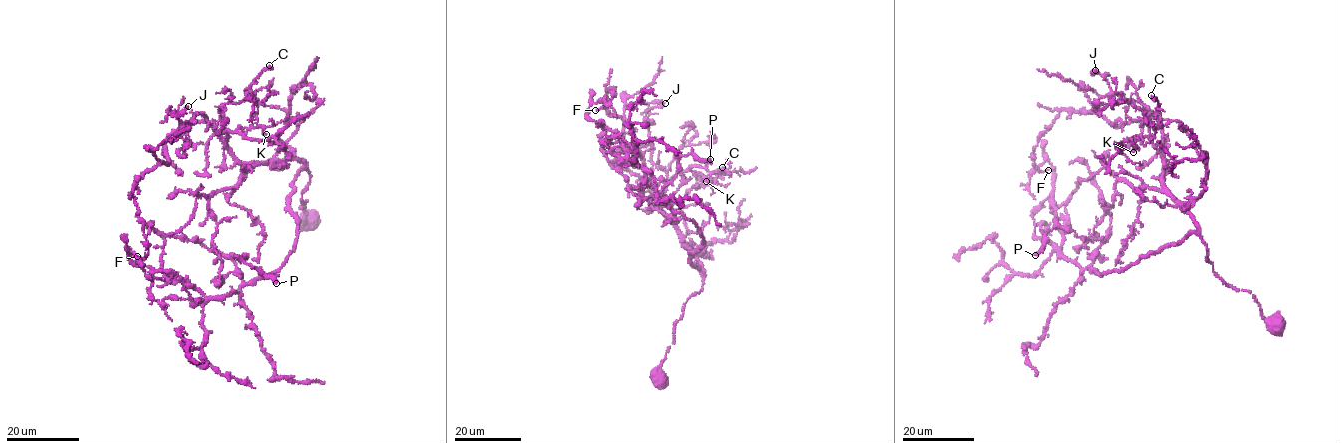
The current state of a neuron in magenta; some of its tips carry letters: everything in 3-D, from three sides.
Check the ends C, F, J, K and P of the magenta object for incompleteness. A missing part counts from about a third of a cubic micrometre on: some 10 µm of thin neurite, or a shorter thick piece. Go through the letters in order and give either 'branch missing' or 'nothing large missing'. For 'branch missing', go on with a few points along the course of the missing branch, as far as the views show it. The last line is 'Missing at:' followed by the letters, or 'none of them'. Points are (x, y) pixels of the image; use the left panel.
C: nothing large missing
F: nothing large missing
J: nothing large missing
K: nothing large missing
P: nothing large missing
Missing at: none of them

